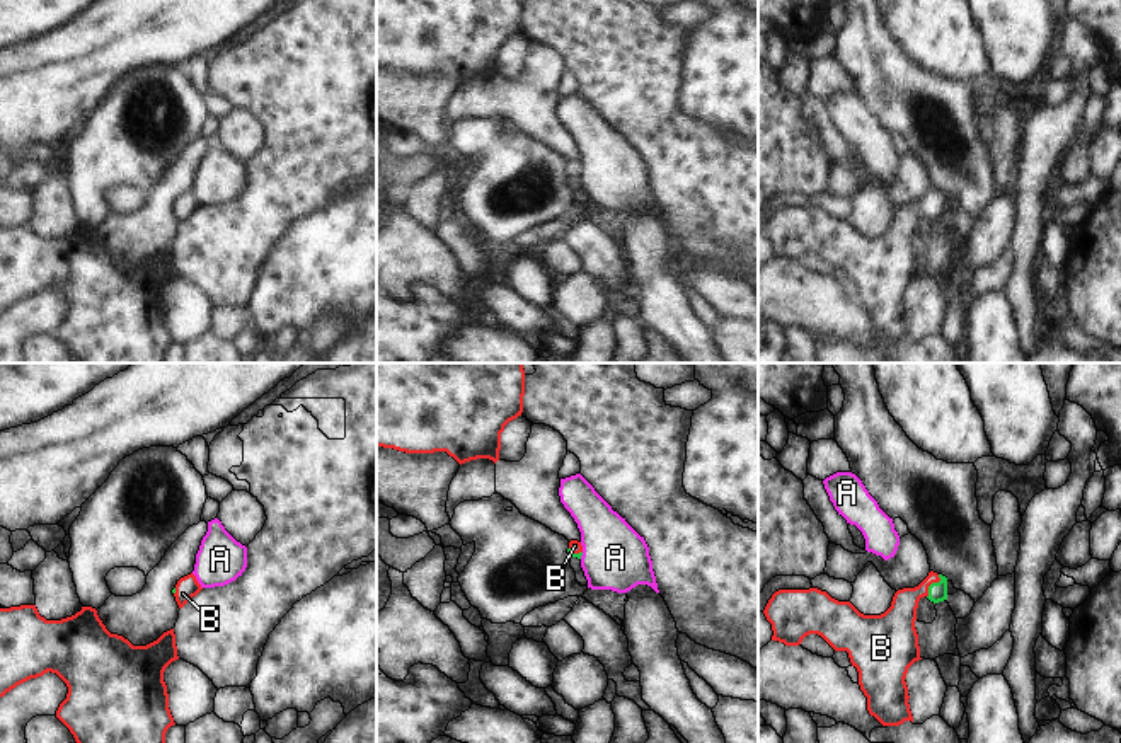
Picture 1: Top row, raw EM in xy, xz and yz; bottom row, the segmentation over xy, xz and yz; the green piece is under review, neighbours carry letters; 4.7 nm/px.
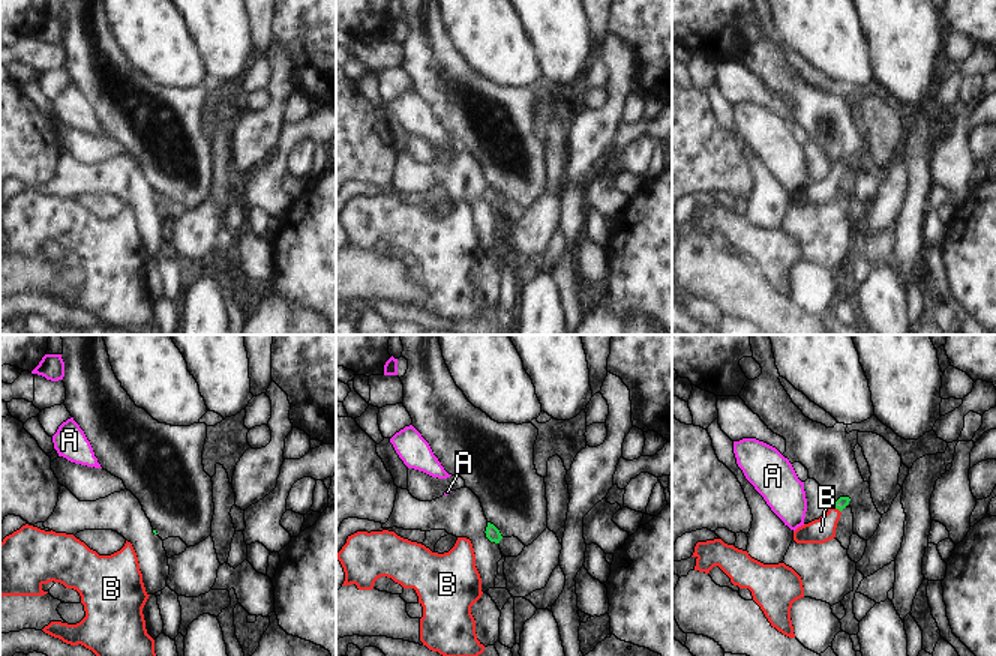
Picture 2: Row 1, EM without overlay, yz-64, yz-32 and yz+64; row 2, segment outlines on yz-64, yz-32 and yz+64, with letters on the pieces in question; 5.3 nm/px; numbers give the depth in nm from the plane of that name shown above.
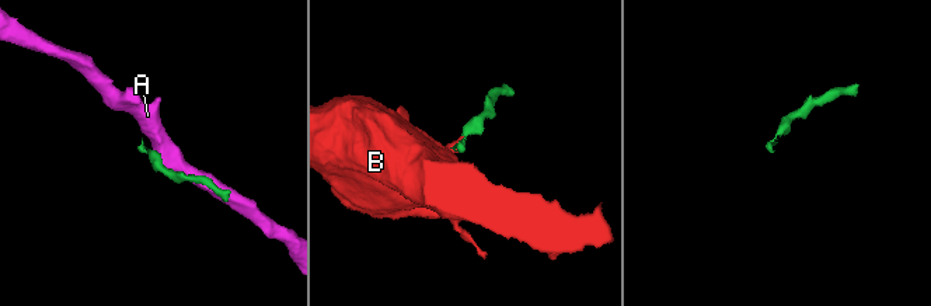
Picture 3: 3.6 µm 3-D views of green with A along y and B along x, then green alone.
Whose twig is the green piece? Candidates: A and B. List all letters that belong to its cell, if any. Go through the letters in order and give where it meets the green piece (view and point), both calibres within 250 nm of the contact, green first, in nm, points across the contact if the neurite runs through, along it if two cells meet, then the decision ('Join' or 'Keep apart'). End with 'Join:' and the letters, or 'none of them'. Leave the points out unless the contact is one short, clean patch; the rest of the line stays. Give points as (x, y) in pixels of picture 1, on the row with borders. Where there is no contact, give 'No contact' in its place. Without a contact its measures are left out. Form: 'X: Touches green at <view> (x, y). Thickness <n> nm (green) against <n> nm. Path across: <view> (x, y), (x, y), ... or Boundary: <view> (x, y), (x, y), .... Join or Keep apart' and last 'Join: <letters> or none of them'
A: Touches green at xz (581, 554). Thickness 20 nm (green) against 300 nm. Boundary: xz (583, 552), (580, 558). Keep apart
B: Touches green at yz (931, 585). Thickness 100 nm (green) against 180 nm. Path across: yz (937, 592), (931, 585), (903, 607), (896, 626). Join
Join: B

